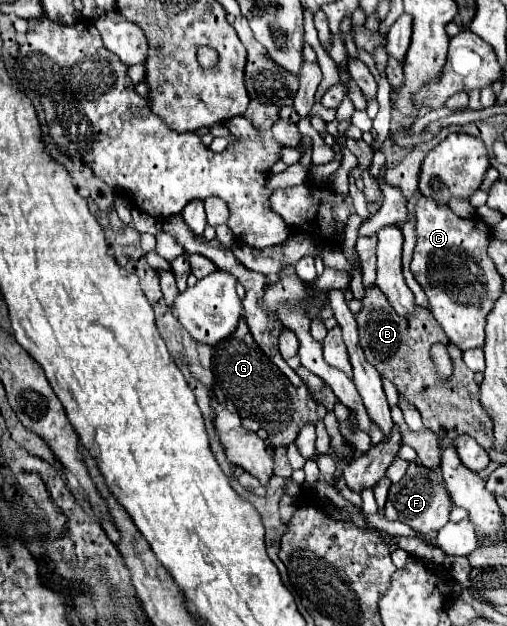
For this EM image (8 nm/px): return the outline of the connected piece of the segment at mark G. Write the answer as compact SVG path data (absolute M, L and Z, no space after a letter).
M240 321L238 331L230 339L212 347L212 375L214 375L214 393L220 399L226 399L234 405L242 419L254 419L268 433L270 447L286 447L296 439L300 425L306 421L316 423L326 415L326 407L318 403L306 387L294 387L284 373L260 351L254 343L248 327Z

